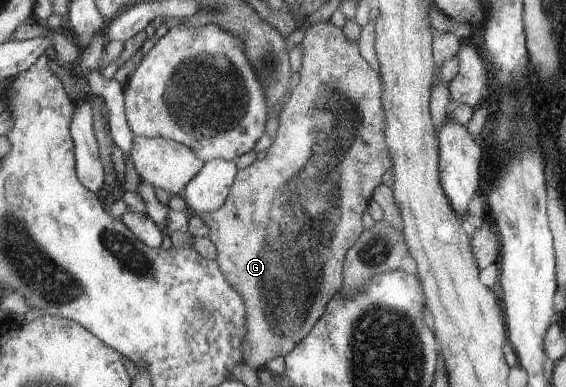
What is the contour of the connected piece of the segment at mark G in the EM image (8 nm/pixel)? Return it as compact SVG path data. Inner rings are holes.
M330 20L312 23L306 29L303 45L303 66L300 71L300 81L296 85L288 103L285 105L281 117L280 127L274 142L267 150L265 158L257 158L249 166L239 169L235 185L224 205L209 214L192 213L202 219L209 226L208 237L216 244L218 261L227 280L244 296L247 307L247 328L249 335L245 342L245 359L249 367L256 371L258 367L265 367L268 362L280 356L287 357L320 321L326 313L327 305L332 301L335 293L342 291L344 270L348 250L358 241L364 229L364 213L373 199L375 189L382 183L382 177L388 170L393 169L391 151L386 143L386 112L383 108L383 79L373 65L363 56L358 42L347 38L344 30L332 24Z

